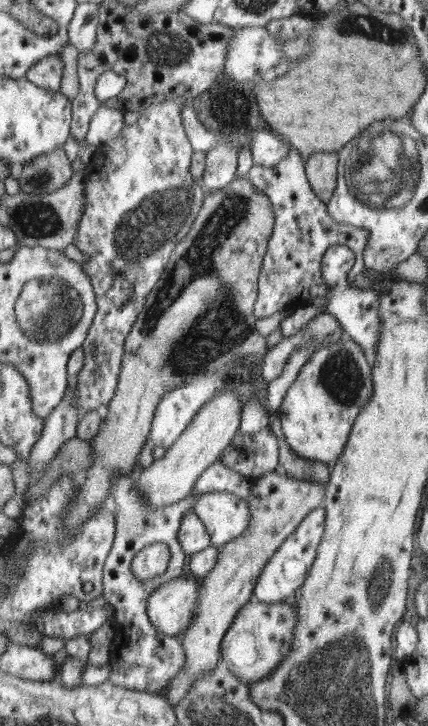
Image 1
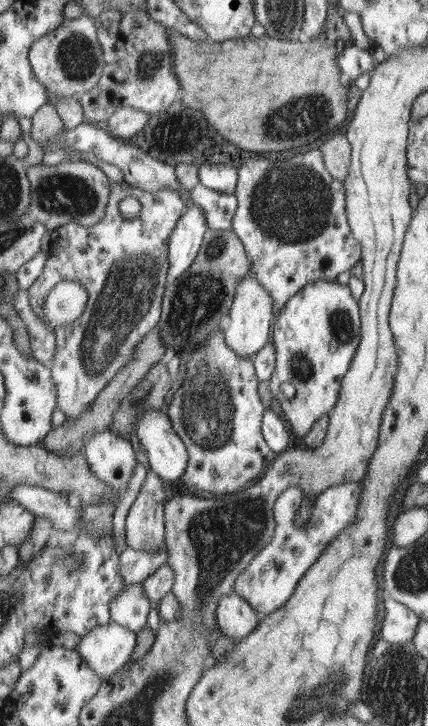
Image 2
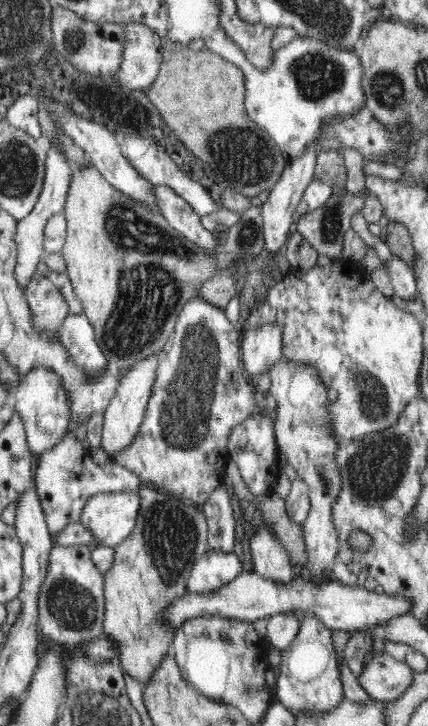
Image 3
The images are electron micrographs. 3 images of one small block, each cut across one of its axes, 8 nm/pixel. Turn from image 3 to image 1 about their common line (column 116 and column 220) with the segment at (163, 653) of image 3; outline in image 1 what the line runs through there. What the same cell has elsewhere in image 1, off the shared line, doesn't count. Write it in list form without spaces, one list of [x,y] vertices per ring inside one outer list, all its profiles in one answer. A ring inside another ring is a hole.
[[[276,470],[255,478],[249,497],[246,498],[250,509],[247,529],[230,542],[217,547],[218,560],[202,579],[194,618],[187,626],[187,631],[179,637],[186,657],[184,666],[169,680],[168,686],[160,694],[167,699],[173,710],[189,694],[197,678],[209,674],[221,663],[220,644],[239,612],[254,599],[256,582],[266,564],[310,512],[322,506],[325,498],[323,484],[297,479],[284,471]]]

